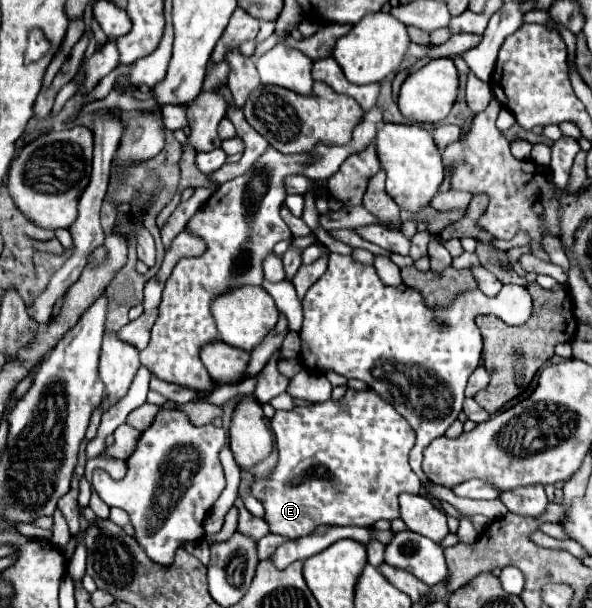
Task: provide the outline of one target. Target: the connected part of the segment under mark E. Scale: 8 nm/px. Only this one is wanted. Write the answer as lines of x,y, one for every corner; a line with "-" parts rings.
348,389
344,393
342,399
334,401
334,399
328,399
324,403
314,403
314,405
304,405
304,407
294,407
290,411
276,411
276,415
272,417
270,421
270,427
272,427
272,433
274,433
274,439
276,439
276,447
278,447
278,465
274,469
274,473
270,475
270,481
254,481
252,483
252,495
262,501
264,509
266,509
266,521
270,525
270,531
272,533
278,533
278,535
286,535
286,537
304,537
304,535
310,535
314,531
314,527
318,525
360,525
360,527
372,527
378,519
396,519
400,515
400,505
398,505
398,497
400,493
420,493
420,479
414,475
414,471
410,469
408,465
408,453
410,449
414,447
414,441
416,441
416,433
412,429
412,425
392,407
392,403
388,403
386,399
382,399
376,391
372,389
366,389
366,391
354,391
354,389

